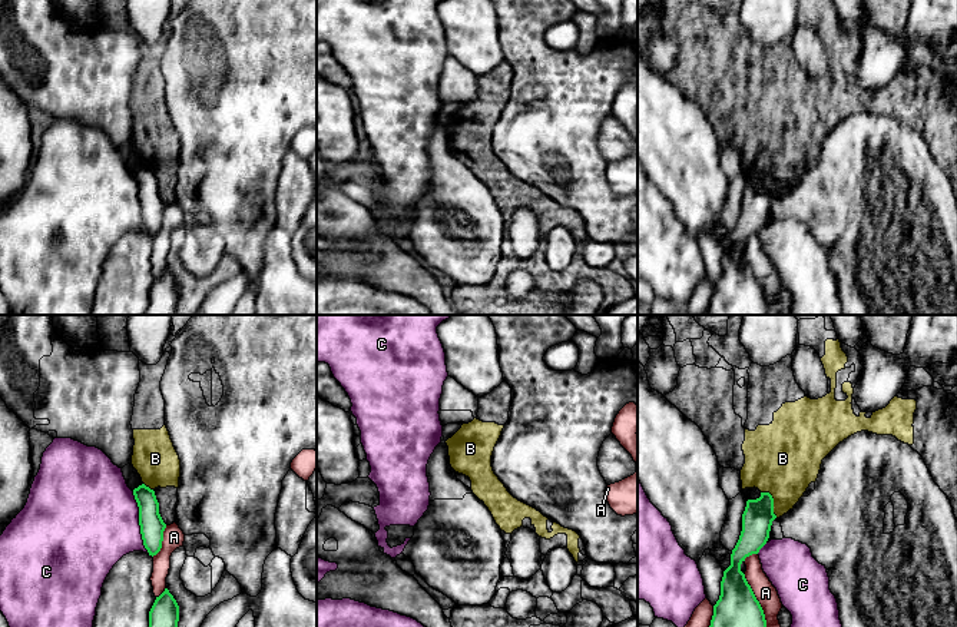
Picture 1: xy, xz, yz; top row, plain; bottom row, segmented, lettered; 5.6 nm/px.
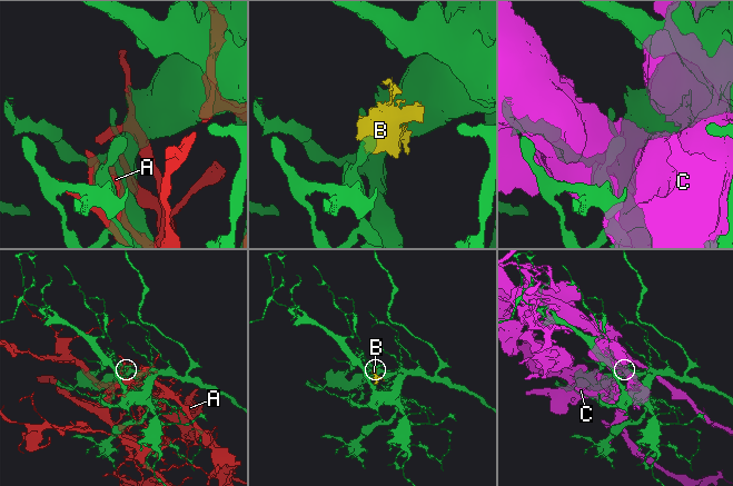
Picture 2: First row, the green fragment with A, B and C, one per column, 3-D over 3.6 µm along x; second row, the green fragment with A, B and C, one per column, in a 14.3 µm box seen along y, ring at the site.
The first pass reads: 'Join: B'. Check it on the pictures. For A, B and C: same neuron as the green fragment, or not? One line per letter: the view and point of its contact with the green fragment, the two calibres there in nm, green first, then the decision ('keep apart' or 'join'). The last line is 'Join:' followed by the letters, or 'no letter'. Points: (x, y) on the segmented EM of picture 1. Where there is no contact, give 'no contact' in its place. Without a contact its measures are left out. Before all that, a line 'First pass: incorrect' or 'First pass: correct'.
First pass: incorrect
A: yz (757, 600) | 220/120 nm | keep apart
B: yz (772, 501) | 170/420 nm | keep apart
C: xy (139, 523) | 140/500 nm | keep apart
Join: no letter

